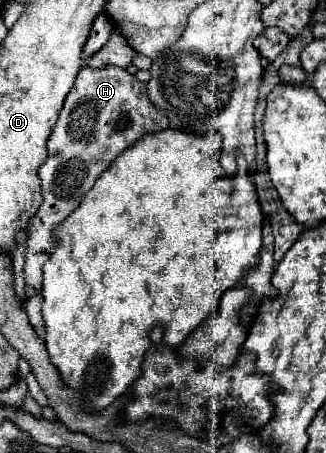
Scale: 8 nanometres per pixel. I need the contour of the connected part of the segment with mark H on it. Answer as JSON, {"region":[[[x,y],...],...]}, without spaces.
{"region":[[[106,65],[104,69],[80,69],[76,83],[64,101],[58,123],[48,139],[48,159],[38,171],[42,179],[44,203],[28,225],[24,253],[26,285],[40,291],[42,265],[56,247],[54,227],[80,205],[82,197],[88,193],[100,173],[106,171],[112,161],[122,151],[130,149],[140,137],[162,129],[168,129],[168,117],[150,103],[146,83],[140,83],[134,75],[116,65]]]}

